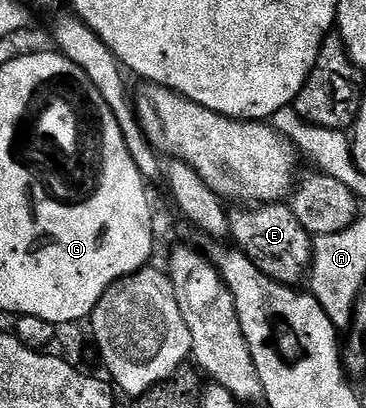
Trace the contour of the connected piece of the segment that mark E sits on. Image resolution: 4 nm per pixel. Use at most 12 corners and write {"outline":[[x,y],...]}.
{"outline":[[288,204],[234,208],[232,244],[296,286],[314,238]]}

